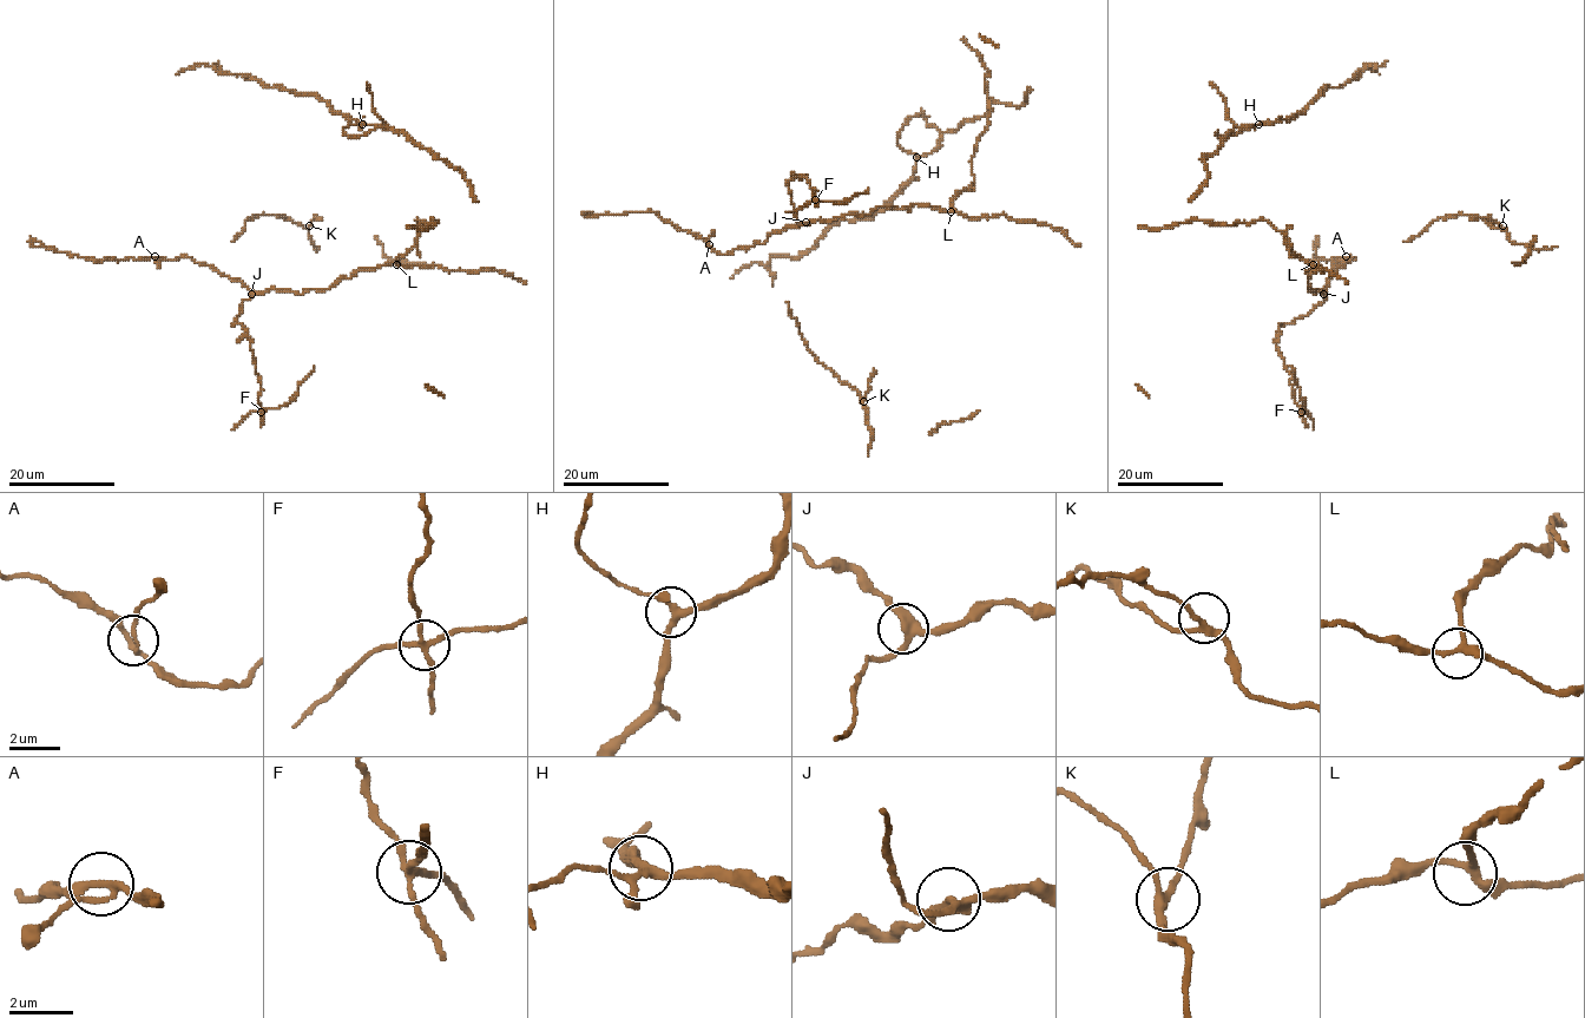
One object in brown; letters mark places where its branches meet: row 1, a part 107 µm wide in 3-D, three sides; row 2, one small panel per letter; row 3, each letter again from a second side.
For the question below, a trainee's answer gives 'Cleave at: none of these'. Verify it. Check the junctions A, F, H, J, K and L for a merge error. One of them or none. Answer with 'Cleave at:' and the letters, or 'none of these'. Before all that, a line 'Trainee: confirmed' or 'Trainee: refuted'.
Trainee: refuted
Cleave at: F

